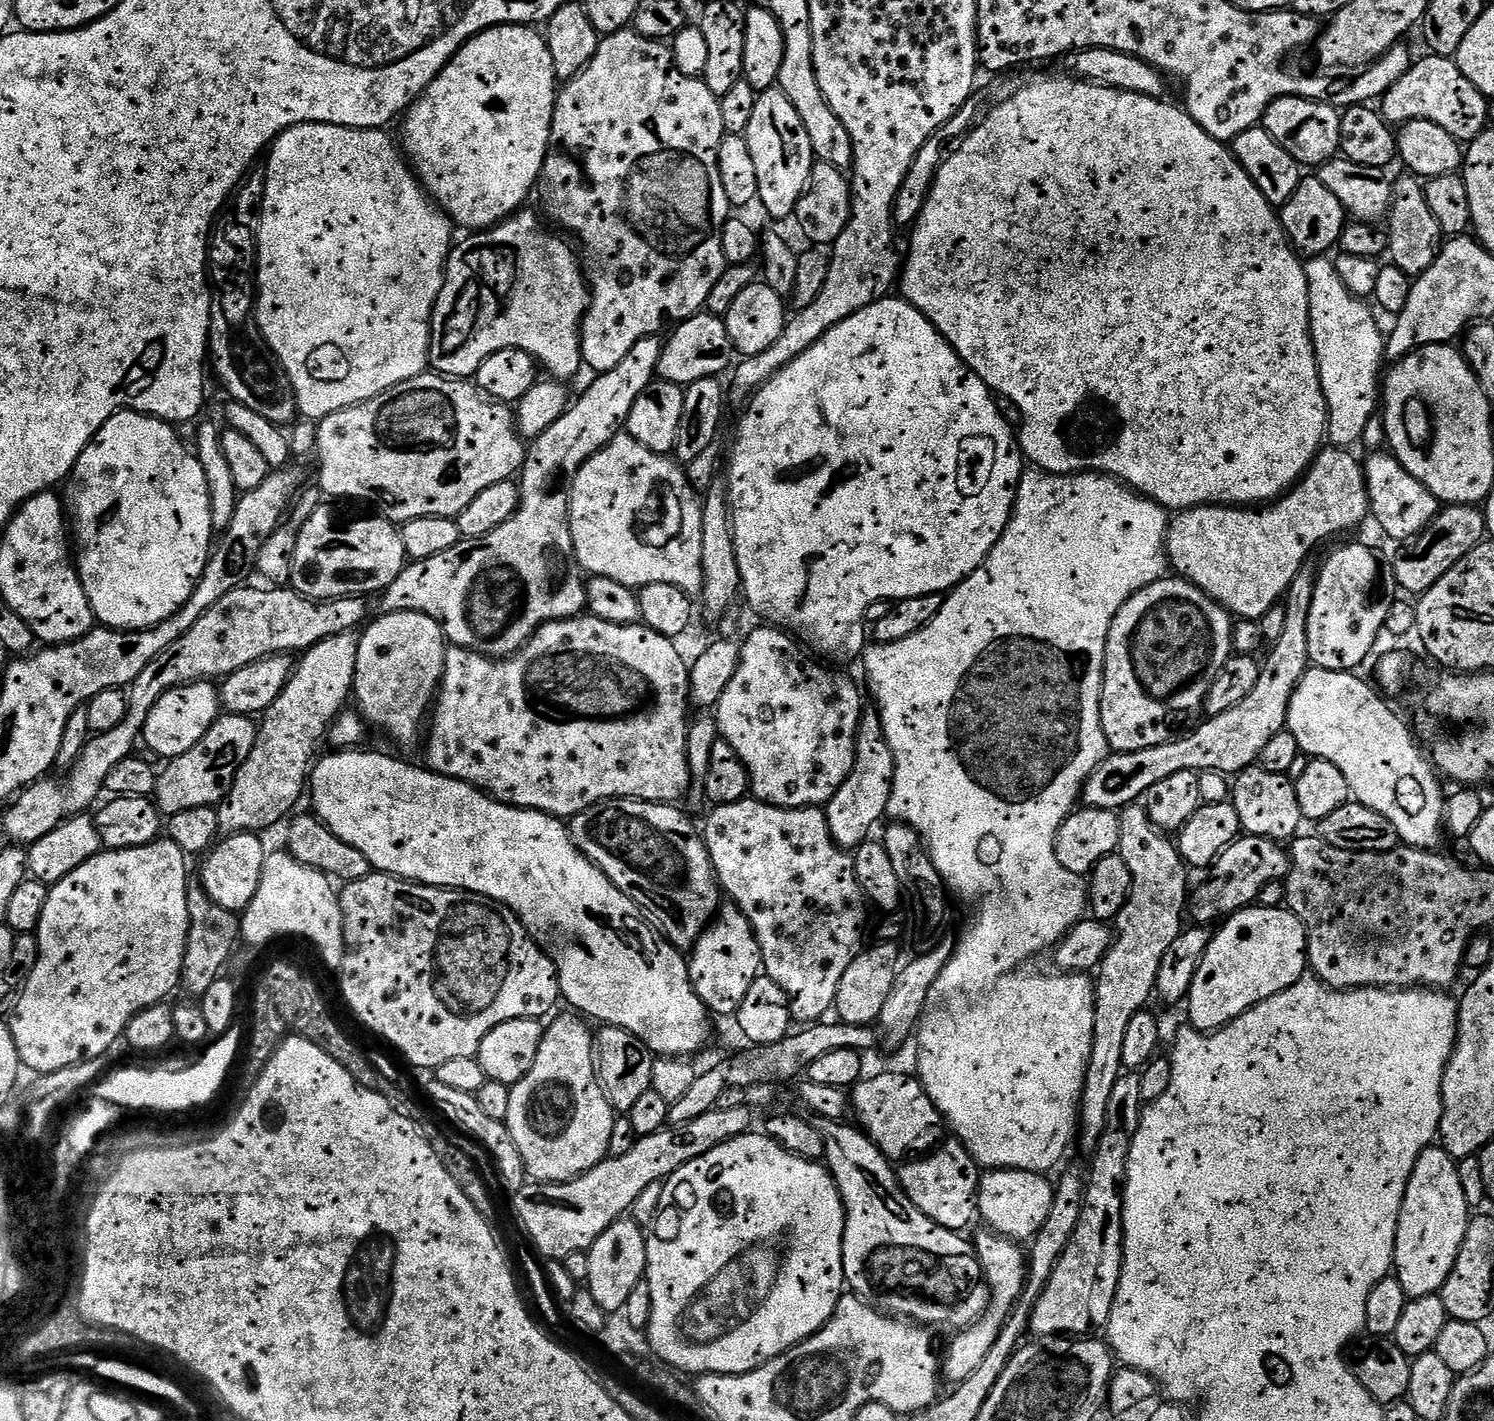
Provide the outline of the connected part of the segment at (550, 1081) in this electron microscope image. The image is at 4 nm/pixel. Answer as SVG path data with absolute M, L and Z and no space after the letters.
M571 1015L560 1016L552 1025L549 1023L545 1027L542 1046L538 1046L538 1058L534 1058L534 1066L530 1066L530 1070L517 1084L511 1085L510 1114L506 1123L510 1134L514 1138L514 1146L518 1146L518 1154L522 1154L522 1162L524 1163L524 1171L527 1179L541 1184L561 1184L567 1180L573 1180L574 1177L580 1176L582 1173L590 1171L594 1166L601 1164L608 1156L610 1134L614 1134L614 1122L618 1119L612 1104L609 1102L608 1097L604 1095L603 1088L600 1087L600 1081L598 1079L598 1057L596 1055L593 1029L588 1029L587 1026L589 1027L589 1025L579 1015Z

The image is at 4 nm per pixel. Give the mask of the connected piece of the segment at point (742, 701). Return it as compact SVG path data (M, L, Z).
M775 626L760 627L764 628L754 629L749 634L748 641L746 639L743 641L738 670L734 674L734 678L730 678L730 686L726 686L719 704L715 705L714 708L716 725L720 728L722 739L730 746L734 746L738 758L742 758L748 771L750 792L755 799L779 808L818 808L827 805L828 801L834 798L834 794L838 794L838 790L846 782L850 770L856 765L856 731L862 715L860 692L856 689L854 681L847 680L846 677L839 676L838 673L831 672L830 669L823 668L820 664L815 664L811 660L813 657L787 631Z

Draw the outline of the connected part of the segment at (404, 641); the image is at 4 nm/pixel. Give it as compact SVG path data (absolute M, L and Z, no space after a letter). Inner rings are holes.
M386 612L377 617L376 621L373 619L363 629L365 632L363 636L361 633L357 641L359 648L358 658L355 660L353 695L355 700L358 700L361 717L369 725L374 724L392 736L400 745L410 748L419 740L421 743L427 716L443 680L447 639L440 624L421 612Z

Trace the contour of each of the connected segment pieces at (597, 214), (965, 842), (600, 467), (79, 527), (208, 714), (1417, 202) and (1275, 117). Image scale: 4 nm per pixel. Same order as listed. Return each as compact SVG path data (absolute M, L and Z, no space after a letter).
M634 30L605 35L589 64L559 89L548 157L544 160L544 169L540 172L538 181L538 196L540 192L540 200L544 203L549 218L554 223L561 224L569 237L577 236L580 239L579 247L582 249L583 259L587 261L586 279L590 289L590 303L580 327L580 353L584 355L584 364L593 368L593 373L614 370L614 366L618 366L618 362L622 362L622 358L630 354L636 342L642 342L642 338L660 336L667 324L672 326L696 315L705 307L710 292L722 278L726 269L722 230L730 219L730 205L726 190L722 190L722 174L718 174L718 146L724 141L725 135L720 97L712 93L703 79L687 76L682 74L682 70L678 70L671 47L667 43L639 36Z
M1039 470L1025 471L1020 477L1016 506L1012 509L1006 530L982 566L944 596L942 610L938 610L938 614L922 630L890 644L873 643L862 656L864 672L872 683L872 696L880 703L878 711L882 718L882 730L894 754L894 782L888 816L897 824L910 826L924 839L934 866L944 879L945 889L951 895L953 892L962 903L972 904L968 908L969 924L965 926L960 940L955 941L951 958L929 992L927 1009L918 1025L920 1053L916 1056L915 1071L926 1094L930 1094L930 1102L934 1102L934 1106L938 1106L944 1115L945 1125L956 1131L953 1132L955 1139L967 1148L984 1170L1009 1168L1019 1172L1051 1173L1051 1168L1063 1158L1068 1143L1071 1140L1073 1143L1078 1136L1080 1095L1084 1092L1084 1079L1094 1042L1096 989L1093 981L1084 974L1043 976L1040 972L1016 971L1039 952L1047 948L1048 951L1055 949L1070 929L1085 919L1089 909L1085 877L1066 870L1066 866L1058 862L1056 835L1077 807L1084 784L1110 755L1100 717L1104 655L1110 626L1118 610L1122 610L1122 606L1126 606L1128 599L1138 594L1138 590L1165 579L1170 568L1167 545L1169 523L1170 516L1164 507L1147 500L1139 492L1133 492L1115 476L1091 470L1071 476L1055 476L1053 472Z
M627 434L615 436L602 451L595 452L578 470L578 474L572 483L572 491L568 501L570 530L574 538L574 555L577 565L589 577L614 578L614 582L622 582L622 586L633 590L645 588L654 582L666 582L670 586L678 586L683 592L699 593L704 586L704 574L702 572L702 510L704 506L701 497L699 495L696 497L696 492L692 489L687 474L683 471L687 472L675 459L658 452L646 450L646 446L642 446L642 442L638 442L633 436Z
M125 410L115 412L111 418L94 434L94 438L82 450L78 462L74 466L71 476L66 481L68 496L66 495L66 512L70 517L70 528L74 533L75 556L74 563L80 573L80 581L86 590L86 598L92 607L92 613L103 627L114 628L117 632L140 632L144 628L152 628L155 624L166 622L192 596L204 571L208 565L208 558L212 555L214 536L212 540L212 520L214 513L210 502L210 490L206 482L206 474L202 470L200 460L195 451L180 441L173 425L166 420L158 420L155 416L145 416L142 412Z
M212 682L187 684L181 688L172 688L154 702L154 710L146 718L143 747L148 747L156 756L164 756L165 761L170 761L175 756L186 754L202 742L202 738L210 730L210 726L221 715L220 693L217 685Z
M1404 174L1399 181L1395 181L1392 190L1392 205L1388 208L1386 217L1386 231L1388 234L1387 255L1392 256L1391 263L1404 271L1409 278L1421 276L1434 262L1442 247L1442 233L1438 218L1434 218L1434 210L1430 210L1430 202L1424 193L1425 185L1417 177Z
M1301 96L1278 98L1266 110L1262 126L1272 135L1274 142L1286 150L1302 166L1319 166L1337 159L1340 150L1340 112L1324 100L1307 100Z

